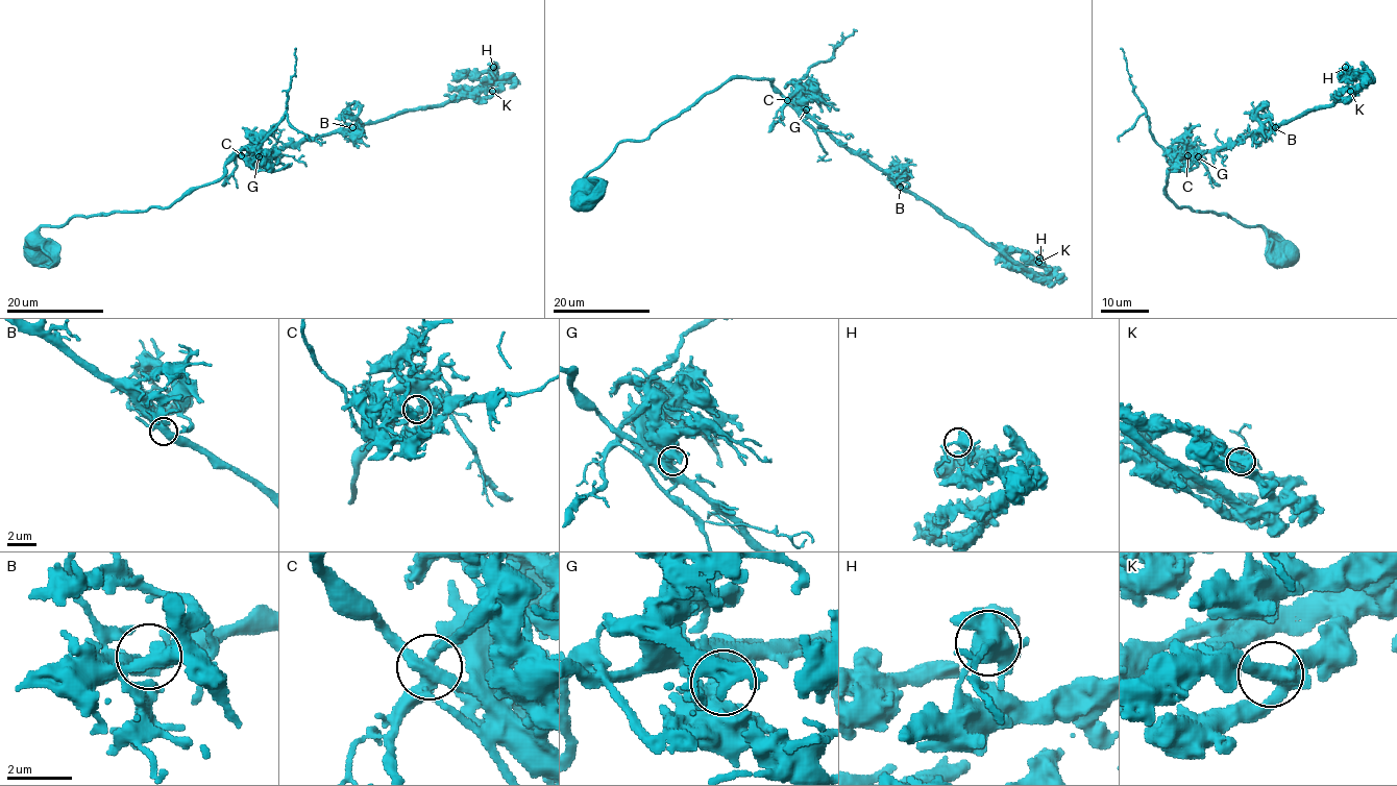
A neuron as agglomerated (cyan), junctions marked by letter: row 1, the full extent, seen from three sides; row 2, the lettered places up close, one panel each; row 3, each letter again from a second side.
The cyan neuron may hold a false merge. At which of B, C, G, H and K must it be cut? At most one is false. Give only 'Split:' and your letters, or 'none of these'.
Split: C

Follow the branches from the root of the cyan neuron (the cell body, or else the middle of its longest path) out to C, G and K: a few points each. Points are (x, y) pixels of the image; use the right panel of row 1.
C: (1290, 253), (1272, 248), (1261, 226), (1179, 207), (1167, 194), (1167, 177), (1187, 155)
G: (1290, 253), (1272, 248), (1261, 226), (1179, 207), (1167, 194), (1169, 170), (1183, 155), (1198, 156)
K: (1290, 253), (1272, 248), (1261, 226), (1179, 207), (1167, 194), (1169, 170), (1183, 155), (1215, 153), (1350, 91)

